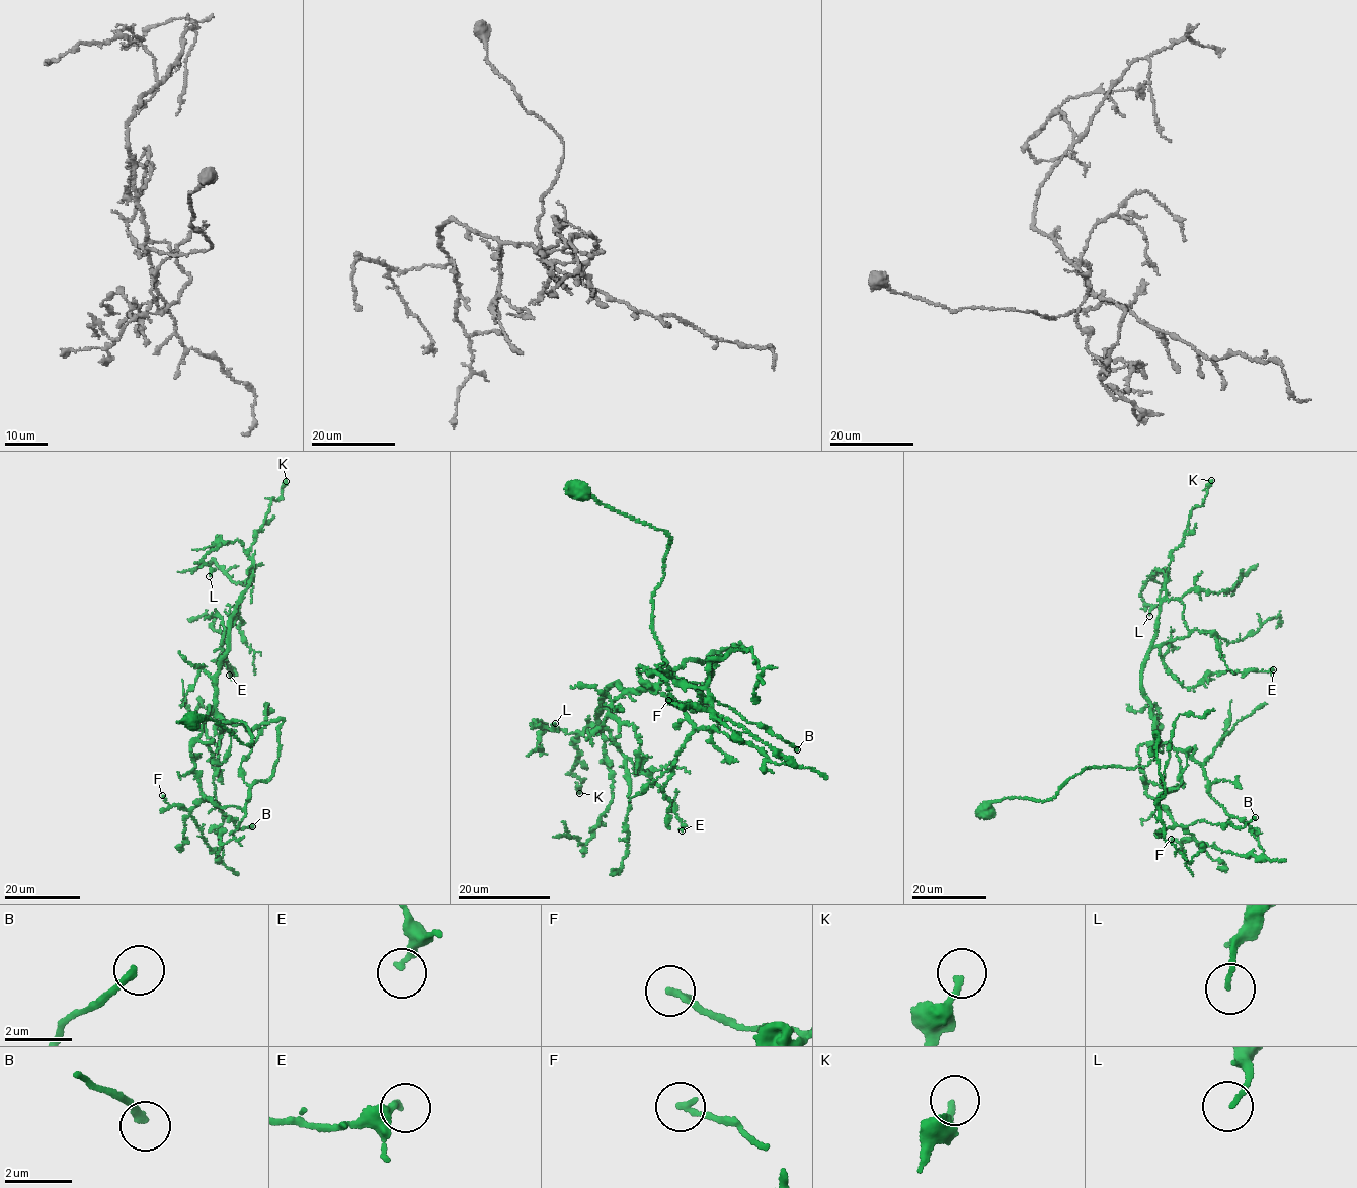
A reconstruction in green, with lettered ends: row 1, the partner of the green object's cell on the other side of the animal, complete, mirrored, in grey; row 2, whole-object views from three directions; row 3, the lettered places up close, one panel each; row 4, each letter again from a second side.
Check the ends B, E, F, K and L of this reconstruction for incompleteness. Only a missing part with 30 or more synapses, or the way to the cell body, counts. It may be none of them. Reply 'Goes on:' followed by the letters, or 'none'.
Goes on: none

